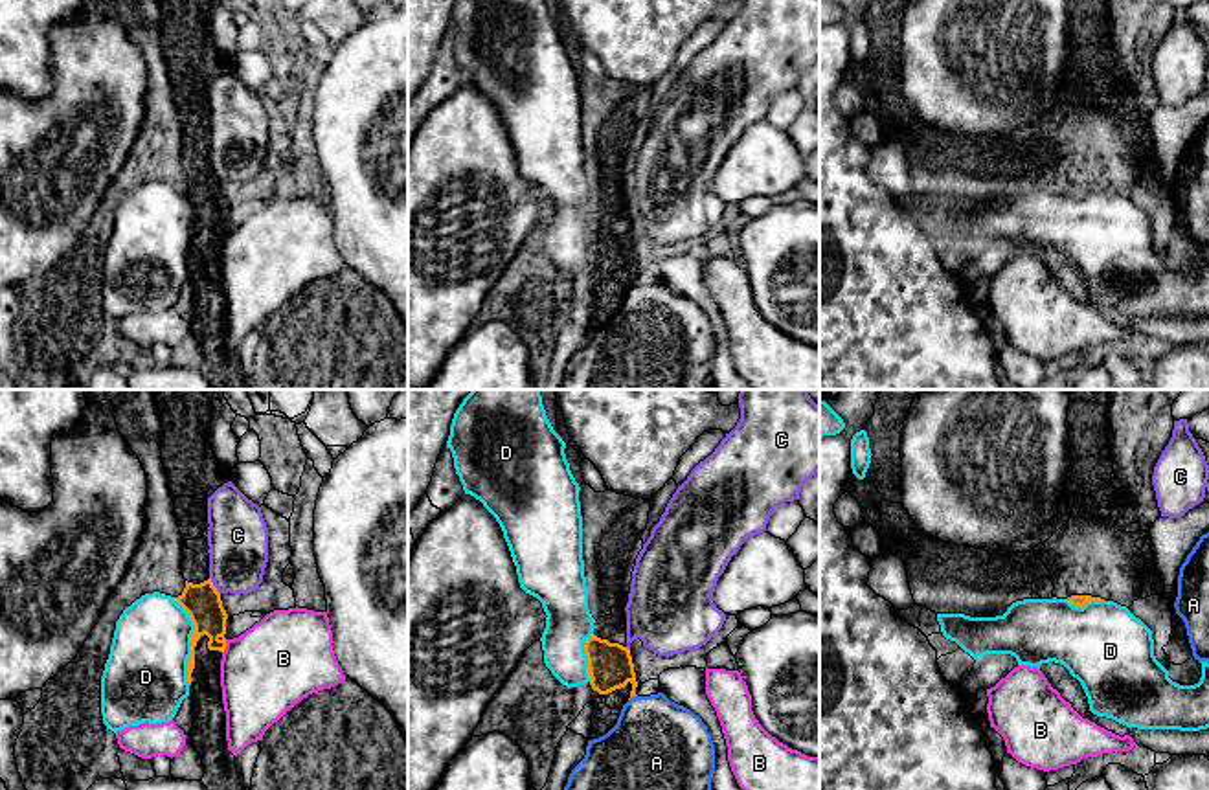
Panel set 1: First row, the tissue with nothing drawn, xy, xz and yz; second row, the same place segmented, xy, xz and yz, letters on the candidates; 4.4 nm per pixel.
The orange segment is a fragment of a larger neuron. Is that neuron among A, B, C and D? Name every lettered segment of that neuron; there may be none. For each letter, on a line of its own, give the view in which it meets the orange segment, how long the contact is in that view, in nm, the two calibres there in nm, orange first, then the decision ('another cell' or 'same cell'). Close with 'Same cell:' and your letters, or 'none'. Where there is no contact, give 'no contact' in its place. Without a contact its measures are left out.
A: xz | 50 nm | 200/400 nm | another cell
B: xy | 70 nm | 160/380 nm | another cell
C: xy | 90 nm | 160/260 nm | another cell
D: xy | 400 nm | 160/360 nm | another cell
Same cell: none

